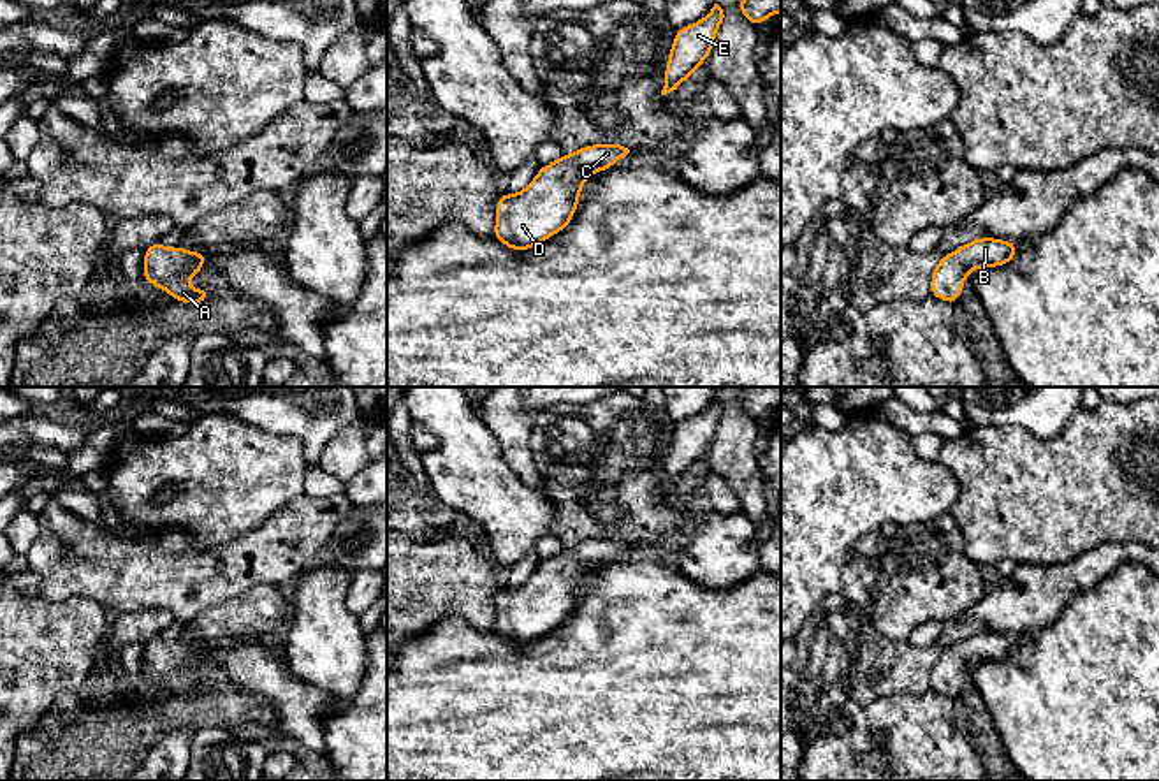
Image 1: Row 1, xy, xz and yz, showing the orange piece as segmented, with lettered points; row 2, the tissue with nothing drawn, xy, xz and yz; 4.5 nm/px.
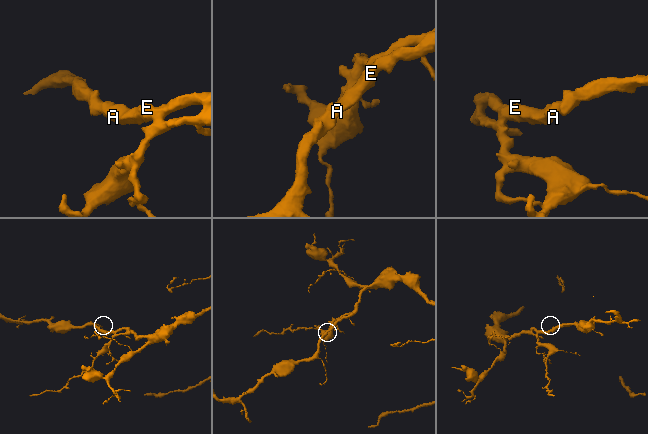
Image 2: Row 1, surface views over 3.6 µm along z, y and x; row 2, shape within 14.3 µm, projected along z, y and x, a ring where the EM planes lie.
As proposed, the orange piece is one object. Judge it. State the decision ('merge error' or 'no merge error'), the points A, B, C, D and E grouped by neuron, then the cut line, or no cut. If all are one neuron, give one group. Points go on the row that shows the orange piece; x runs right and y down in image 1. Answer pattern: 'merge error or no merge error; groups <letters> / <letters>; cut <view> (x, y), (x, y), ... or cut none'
no merge error; groups A B C D E; cut none

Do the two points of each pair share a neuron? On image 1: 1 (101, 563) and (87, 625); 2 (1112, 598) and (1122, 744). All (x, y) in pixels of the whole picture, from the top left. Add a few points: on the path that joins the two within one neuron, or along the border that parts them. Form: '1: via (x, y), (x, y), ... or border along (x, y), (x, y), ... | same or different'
1: border along (50, 600), (88, 597), (106, 609) | different
2: via (1112, 635), (1108, 641), (1108, 692), (1119, 708) | same

